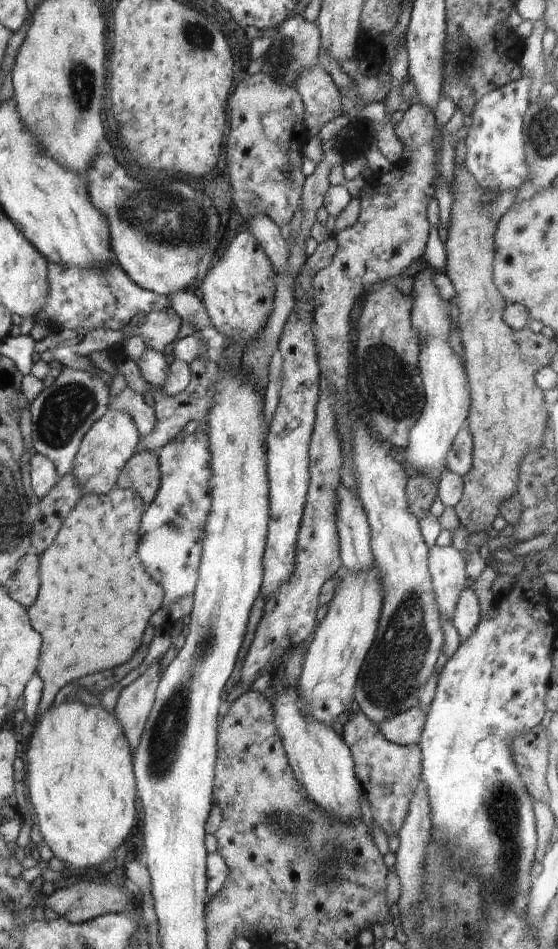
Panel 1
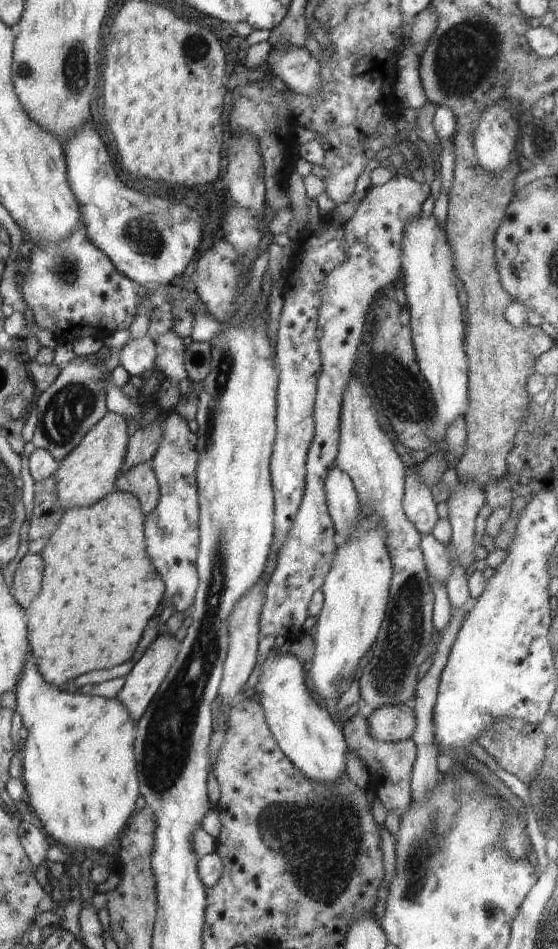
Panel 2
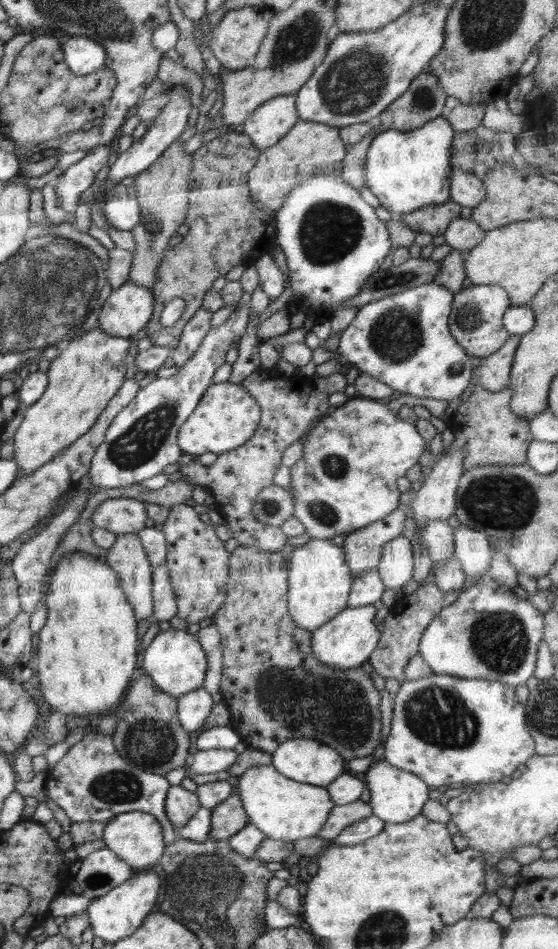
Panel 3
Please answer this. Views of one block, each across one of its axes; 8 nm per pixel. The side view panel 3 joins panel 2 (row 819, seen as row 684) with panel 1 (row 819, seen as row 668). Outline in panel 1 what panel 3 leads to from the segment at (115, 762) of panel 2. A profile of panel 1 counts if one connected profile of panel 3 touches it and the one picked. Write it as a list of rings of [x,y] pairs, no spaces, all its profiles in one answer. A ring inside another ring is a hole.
[[[81,700],[70,701],[59,705],[50,705],[36,720],[34,728],[30,728],[32,731],[30,743],[27,746],[26,758],[27,765],[27,778],[25,781],[27,797],[29,798],[29,804],[31,813],[34,820],[40,826],[40,832],[43,836],[44,842],[48,845],[55,857],[58,860],[64,860],[66,864],[71,864],[73,867],[84,867],[88,864],[101,864],[110,859],[110,854],[128,838],[130,830],[132,830],[132,822],[136,822],[136,789],[137,780],[134,780],[134,773],[132,772],[132,752],[130,752],[130,742],[126,738],[123,726],[119,723],[116,714],[107,711],[100,705],[87,705]]]

